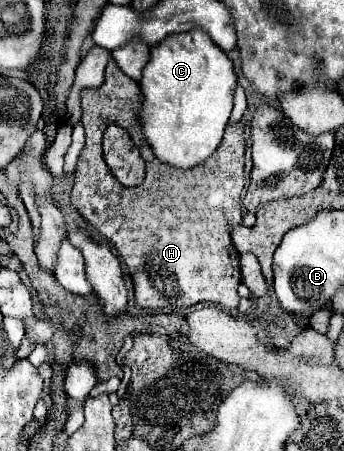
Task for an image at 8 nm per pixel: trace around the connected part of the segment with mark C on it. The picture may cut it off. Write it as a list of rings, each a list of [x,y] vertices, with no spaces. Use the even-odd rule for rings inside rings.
[[[204,30],[172,34],[150,48],[150,60],[140,80],[140,90],[144,94],[140,116],[144,136],[158,160],[176,168],[202,164],[222,140],[236,86],[238,78],[230,58]]]

